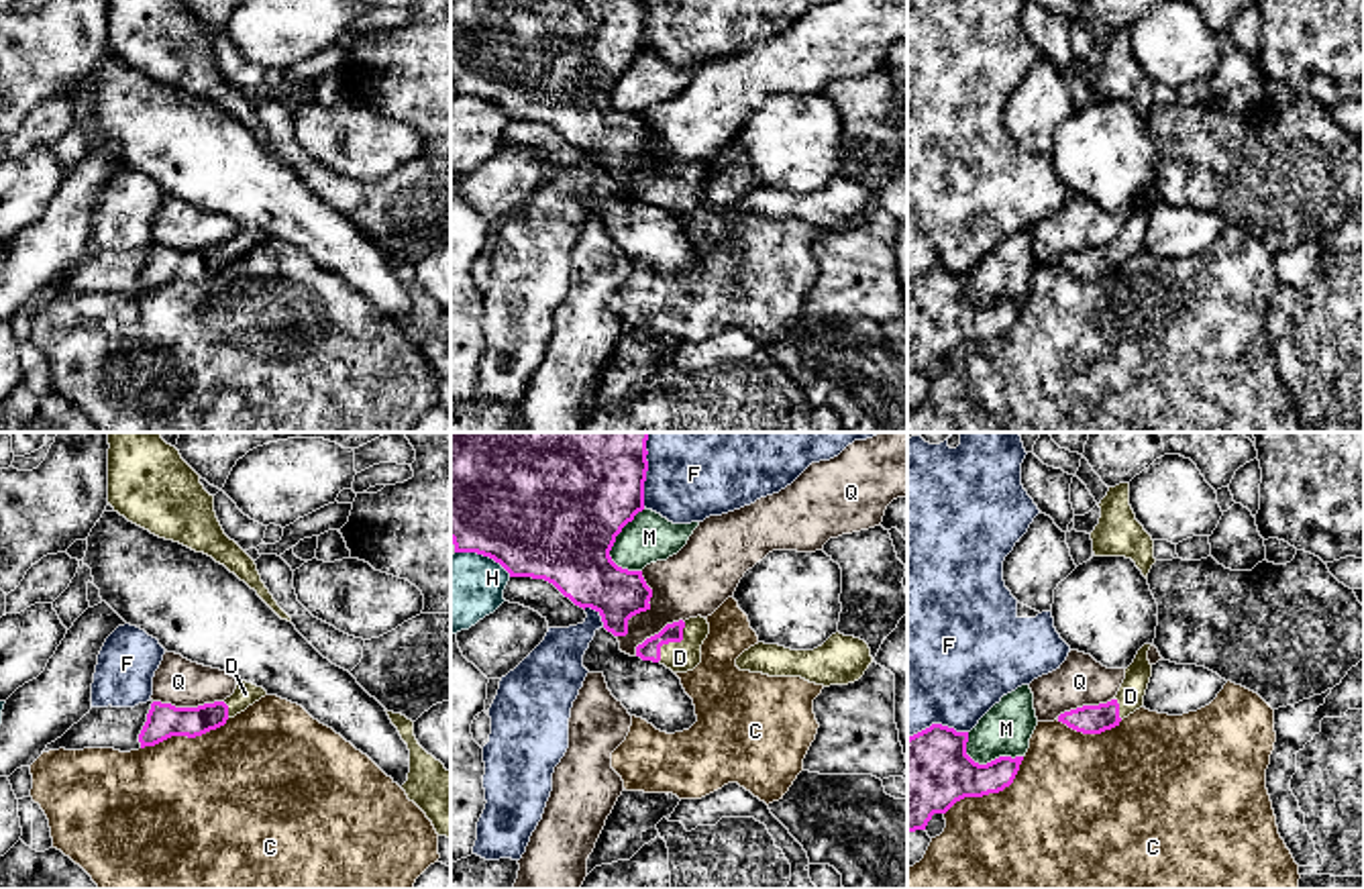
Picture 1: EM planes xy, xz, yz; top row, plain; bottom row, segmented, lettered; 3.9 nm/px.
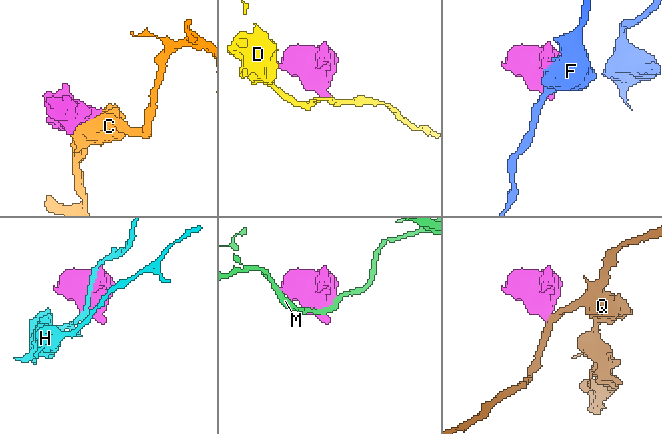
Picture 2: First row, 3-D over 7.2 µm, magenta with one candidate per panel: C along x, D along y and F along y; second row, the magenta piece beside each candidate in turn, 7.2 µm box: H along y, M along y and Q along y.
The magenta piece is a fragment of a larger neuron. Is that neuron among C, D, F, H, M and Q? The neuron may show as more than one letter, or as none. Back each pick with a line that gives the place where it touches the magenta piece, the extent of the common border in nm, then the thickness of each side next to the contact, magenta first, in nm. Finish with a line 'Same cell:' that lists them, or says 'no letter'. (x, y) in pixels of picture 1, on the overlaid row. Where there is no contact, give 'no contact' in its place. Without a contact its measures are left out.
D: contact xz (671, 641); length 200 nm; calibres 80 and 120 nm
Same cell: D

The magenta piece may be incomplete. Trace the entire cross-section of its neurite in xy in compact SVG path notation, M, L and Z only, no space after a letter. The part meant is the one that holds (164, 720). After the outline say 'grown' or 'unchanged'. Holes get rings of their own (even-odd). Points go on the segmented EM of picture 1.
M237 681L237 689L224 701L204 703L198 708L175 708L153 701L147 722L139 734L141 748L155 746L171 736L196 738L226 724L228 718L245 712L265 697L267 691L247 681Z; grown

